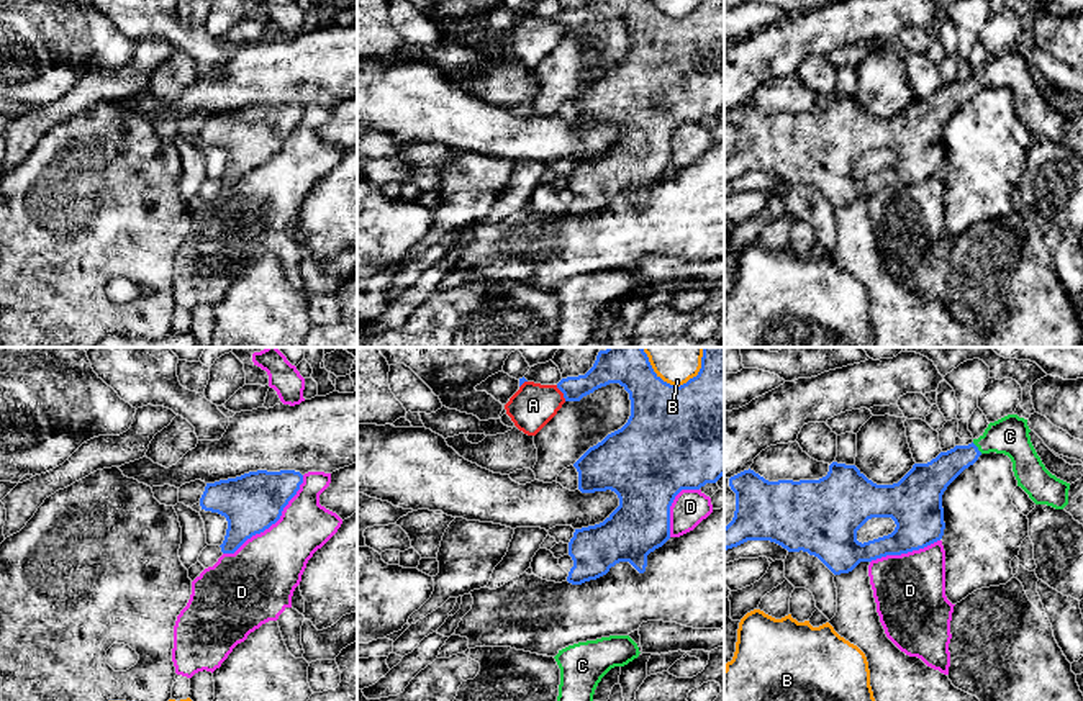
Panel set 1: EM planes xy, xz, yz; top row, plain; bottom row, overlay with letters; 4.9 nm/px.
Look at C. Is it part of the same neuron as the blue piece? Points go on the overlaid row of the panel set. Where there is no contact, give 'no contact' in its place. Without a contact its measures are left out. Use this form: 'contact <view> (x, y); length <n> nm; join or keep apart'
contact yz (977, 447); length 80 nm; join

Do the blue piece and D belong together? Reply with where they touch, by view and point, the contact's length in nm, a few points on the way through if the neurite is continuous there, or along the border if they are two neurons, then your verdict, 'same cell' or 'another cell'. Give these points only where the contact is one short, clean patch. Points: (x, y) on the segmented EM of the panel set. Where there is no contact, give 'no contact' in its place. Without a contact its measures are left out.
contact xy (272, 523); length 550 nm; another cell

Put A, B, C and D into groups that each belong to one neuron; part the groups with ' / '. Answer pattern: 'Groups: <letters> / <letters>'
Groups: A / B / C / D

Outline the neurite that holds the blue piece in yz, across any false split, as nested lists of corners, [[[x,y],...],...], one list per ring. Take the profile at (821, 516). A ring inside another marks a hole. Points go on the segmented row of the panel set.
[[[1008,414],[990,423],[985,432],[968,445],[955,445],[940,452],[927,464],[913,468],[893,485],[877,485],[855,465],[832,462],[826,477],[819,480],[768,482],[754,470],[744,470],[729,478],[736,493],[732,521],[724,527],[724,550],[747,540],[770,540],[788,552],[808,552],[818,557],[834,575],[852,572],[860,562],[872,562],[886,555],[901,555],[924,549],[942,539],[945,522],[942,495],[947,486],[981,454],[1004,454],[1013,462],[1013,472],[1035,504],[1063,509],[1068,504],[1070,483],[1052,475],[1037,455],[1027,419]],[[872,518],[891,518],[896,524],[888,536],[859,542],[857,531]]]

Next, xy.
[[[257,470],[206,483],[200,498],[202,509],[228,521],[221,552],[234,554],[247,539],[275,524],[301,483],[303,475],[295,470]]]

